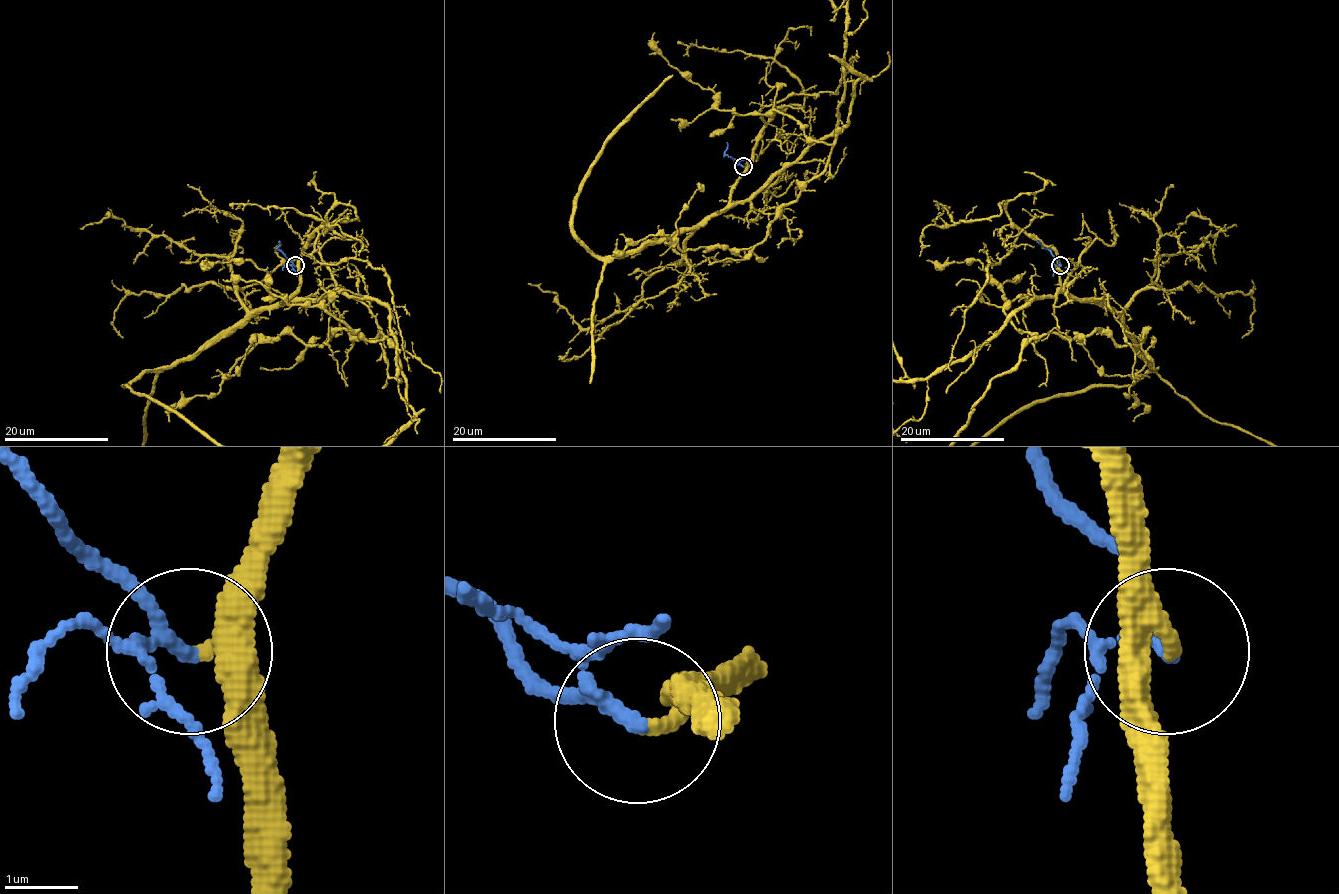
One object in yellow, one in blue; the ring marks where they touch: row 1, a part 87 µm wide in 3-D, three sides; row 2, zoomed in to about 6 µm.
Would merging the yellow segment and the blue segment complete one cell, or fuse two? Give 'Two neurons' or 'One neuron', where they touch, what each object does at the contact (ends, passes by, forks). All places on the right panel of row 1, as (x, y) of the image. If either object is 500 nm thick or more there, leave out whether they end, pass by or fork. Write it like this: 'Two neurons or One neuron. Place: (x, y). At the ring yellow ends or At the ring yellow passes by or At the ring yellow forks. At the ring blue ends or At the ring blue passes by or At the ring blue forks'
One neuron. Place: (1060, 265). At the ring yellow passes by. At the ring blue passes by

